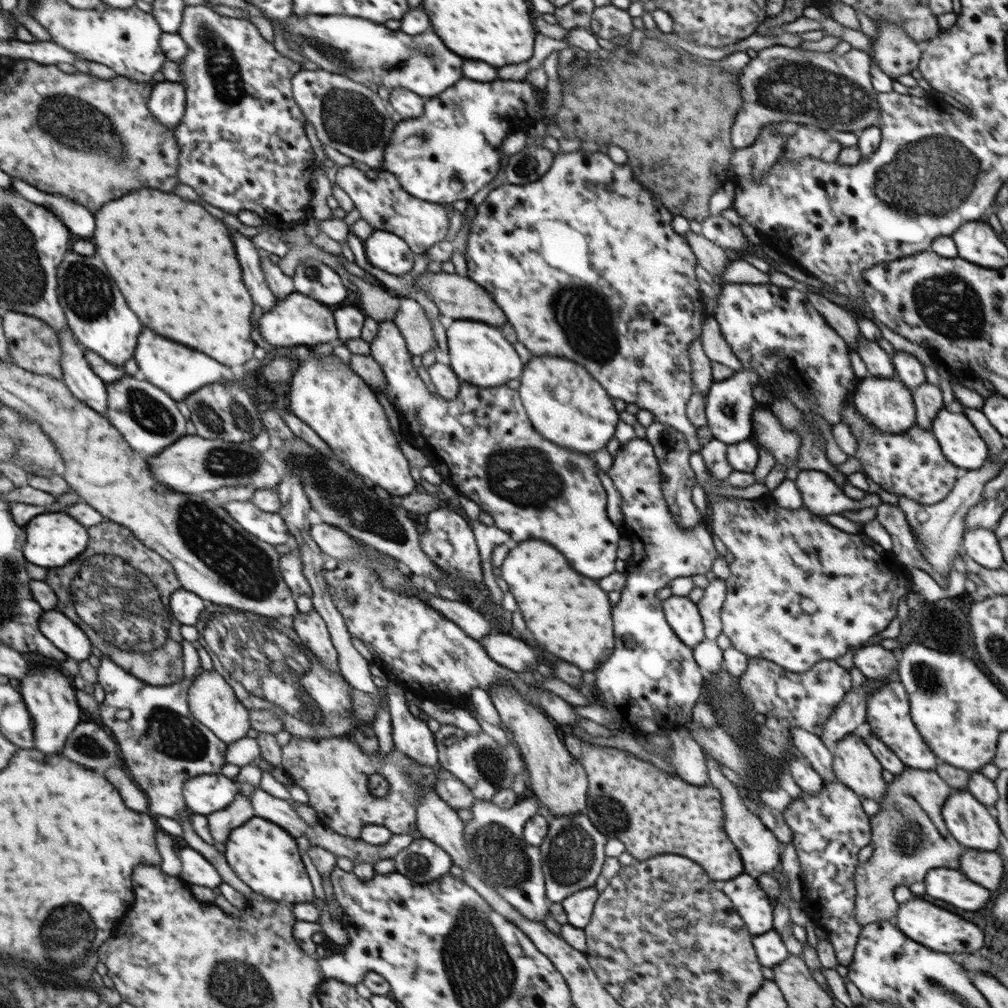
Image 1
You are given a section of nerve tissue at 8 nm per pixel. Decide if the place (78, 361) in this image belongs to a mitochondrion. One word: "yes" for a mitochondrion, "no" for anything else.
no

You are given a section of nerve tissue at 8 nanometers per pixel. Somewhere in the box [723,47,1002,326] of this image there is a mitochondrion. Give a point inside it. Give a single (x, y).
(931, 175)

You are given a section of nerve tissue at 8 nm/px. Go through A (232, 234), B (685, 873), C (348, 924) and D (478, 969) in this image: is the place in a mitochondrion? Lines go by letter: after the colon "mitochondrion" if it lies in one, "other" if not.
A: other
B: other
C: other
D: mitochondrion

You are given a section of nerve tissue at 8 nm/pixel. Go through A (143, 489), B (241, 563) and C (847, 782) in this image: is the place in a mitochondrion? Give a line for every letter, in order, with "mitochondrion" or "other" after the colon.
A: other
B: mitochondrion
C: other

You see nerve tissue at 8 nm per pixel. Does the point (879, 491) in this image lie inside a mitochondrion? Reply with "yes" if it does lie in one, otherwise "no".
no

